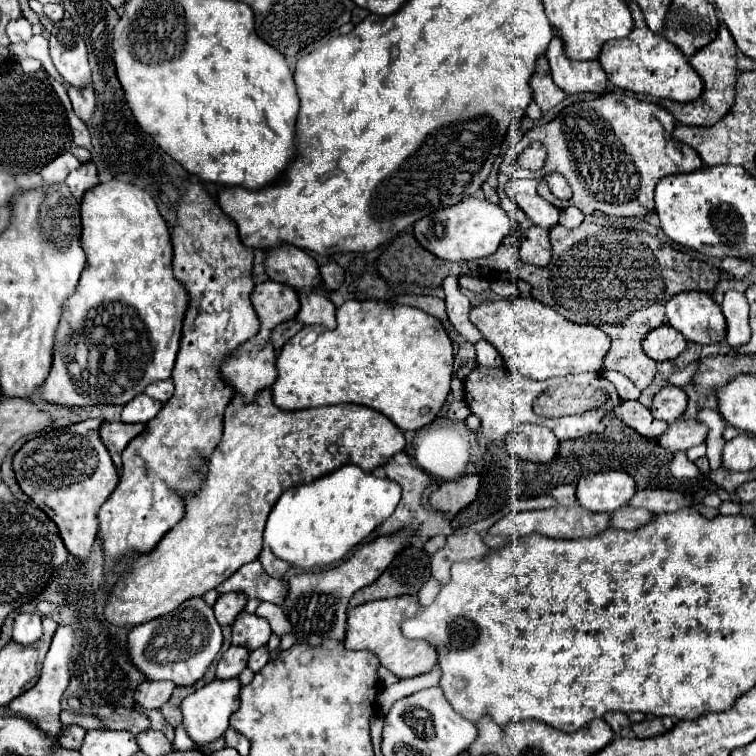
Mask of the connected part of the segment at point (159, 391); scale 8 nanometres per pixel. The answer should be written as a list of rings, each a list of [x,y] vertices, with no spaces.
[[[167,379],[167,381],[157,381],[157,383],[151,383],[145,393],[153,399],[159,399],[161,403],[167,403],[171,397],[173,397],[173,381]]]

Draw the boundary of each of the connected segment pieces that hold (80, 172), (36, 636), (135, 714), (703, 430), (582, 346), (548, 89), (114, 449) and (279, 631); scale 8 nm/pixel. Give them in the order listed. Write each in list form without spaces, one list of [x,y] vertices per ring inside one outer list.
[[[89,161],[89,163],[83,163],[79,169],[75,169],[75,171],[71,171],[69,175],[67,175],[67,187],[71,189],[71,193],[73,193],[73,197],[77,199],[77,201],[81,201],[81,197],[85,195],[85,191],[89,191],[91,187],[95,187],[97,183],[99,183],[99,179],[97,179],[97,169],[95,169],[95,165]]]
[[[21,613],[15,617],[13,623],[13,641],[19,645],[31,645],[37,643],[43,637],[41,629],[41,617],[33,613]]]
[[[93,709],[93,713],[103,721],[105,729],[125,729],[137,735],[149,727],[149,719],[135,709]]]
[[[677,419],[667,427],[667,433],[663,433],[657,439],[657,443],[669,453],[679,453],[705,443],[705,439],[707,439],[707,427],[701,421]]]
[[[513,297],[471,309],[471,323],[501,353],[505,365],[529,379],[551,379],[569,373],[601,373],[611,339],[593,325],[577,325],[533,297]]]
[[[539,57],[537,69],[535,69],[529,85],[533,89],[533,101],[539,105],[539,109],[543,113],[551,111],[555,105],[559,105],[565,99],[565,93],[553,83],[547,57]]]
[[[105,421],[99,429],[101,433],[101,439],[105,443],[105,447],[109,449],[111,457],[113,457],[113,463],[115,467],[119,469],[121,467],[121,453],[123,449],[137,437],[141,435],[145,429],[143,423],[135,423],[135,425],[129,425],[129,423],[109,423]]]
[[[395,533],[395,537],[379,537],[371,543],[365,543],[355,549],[355,553],[343,561],[341,565],[319,571],[319,573],[301,573],[295,577],[289,577],[287,581],[287,595],[283,605],[273,603],[261,603],[257,607],[257,615],[267,619],[273,633],[277,637],[283,637],[287,633],[293,633],[297,641],[305,641],[311,647],[323,645],[323,641],[333,639],[341,641],[345,637],[345,613],[349,599],[355,591],[371,585],[379,579],[379,575],[387,569],[391,559],[407,545],[411,533]]]

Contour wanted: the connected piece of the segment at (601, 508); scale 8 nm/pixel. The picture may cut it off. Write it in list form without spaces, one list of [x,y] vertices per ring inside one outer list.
[[[623,471],[591,473],[577,483],[577,501],[595,513],[613,513],[635,495],[635,481]]]

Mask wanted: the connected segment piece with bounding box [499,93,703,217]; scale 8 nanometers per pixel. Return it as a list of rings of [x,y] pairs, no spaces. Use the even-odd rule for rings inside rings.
[[[607,93],[591,101],[577,101],[565,107],[551,123],[535,125],[507,151],[499,171],[509,179],[539,179],[537,193],[559,209],[575,205],[585,215],[601,211],[611,217],[645,217],[653,211],[653,189],[659,179],[691,173],[703,167],[703,161],[693,147],[685,143],[681,143],[681,149],[677,147],[673,127],[675,119],[661,105],[619,93]],[[531,141],[539,141],[547,149],[547,161],[539,171],[523,169],[517,163],[517,155]],[[549,171],[565,175],[573,189],[569,201],[555,199],[549,187],[541,181]]]

